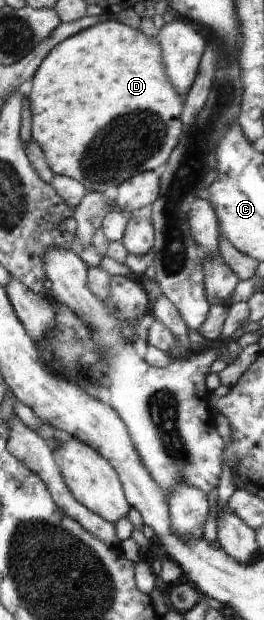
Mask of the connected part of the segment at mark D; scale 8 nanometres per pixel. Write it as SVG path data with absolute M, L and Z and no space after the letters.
M118 21L101 22L56 44L48 52L48 56L40 62L40 66L36 68L36 74L34 74L30 86L31 90L27 97L30 112L32 112L31 139L36 140L36 144L43 149L44 156L47 156L47 164L55 172L55 175L72 178L91 192L104 193L108 188L119 187L120 184L140 172L160 171L167 165L171 153L175 151L175 147L182 139L182 121L179 117L183 115L185 98L176 92L176 88L168 80L167 72L164 72L163 56L158 41L144 36L139 29L134 30Z

